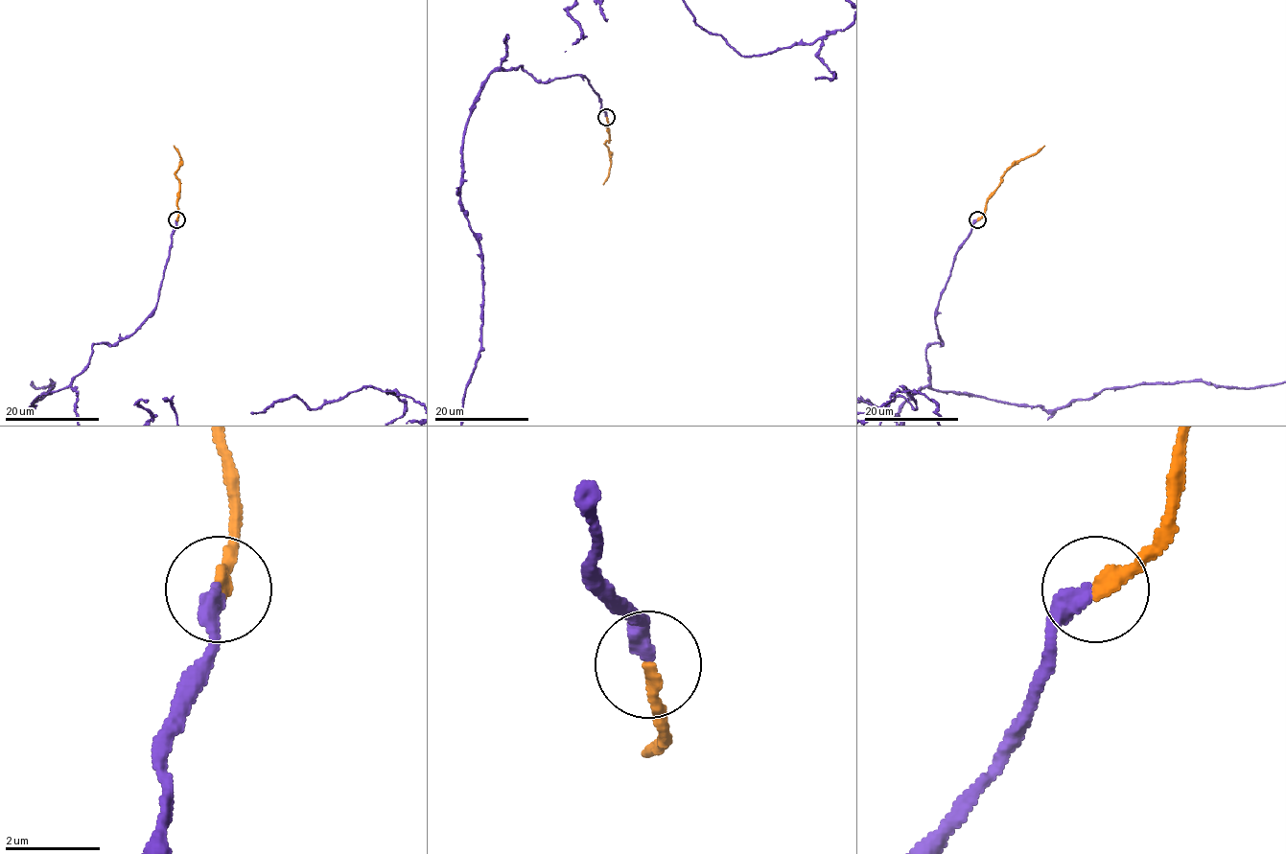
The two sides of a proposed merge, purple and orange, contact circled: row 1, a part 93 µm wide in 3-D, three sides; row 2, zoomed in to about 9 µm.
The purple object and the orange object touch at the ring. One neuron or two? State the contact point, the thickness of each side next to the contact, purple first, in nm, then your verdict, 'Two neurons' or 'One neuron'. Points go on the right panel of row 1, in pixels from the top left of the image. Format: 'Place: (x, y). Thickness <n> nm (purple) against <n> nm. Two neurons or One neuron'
Place: (977, 219). Thickness 400 nm (purple) against 280 nm. One neuron

